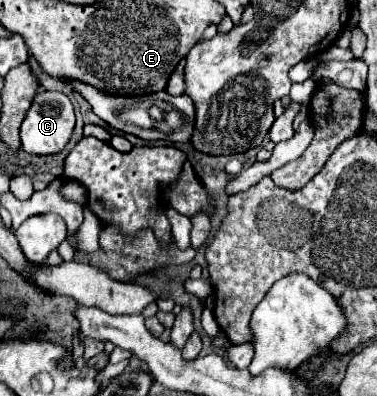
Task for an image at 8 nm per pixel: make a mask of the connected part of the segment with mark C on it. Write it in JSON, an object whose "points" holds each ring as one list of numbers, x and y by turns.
{"points":[[42,91,34,97,32,107,28,109,26,119,22,123,22,129,20,129,22,149,26,153,36,153,36,155,60,153,70,141,74,125,76,125,76,115,74,115,72,101,60,91]]}

